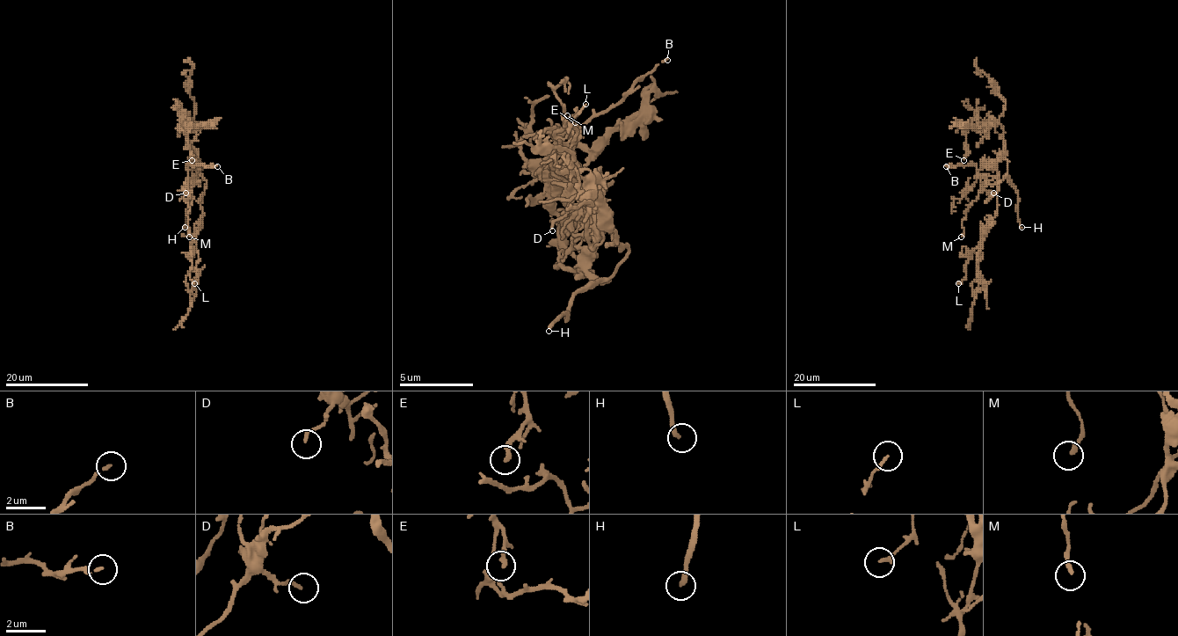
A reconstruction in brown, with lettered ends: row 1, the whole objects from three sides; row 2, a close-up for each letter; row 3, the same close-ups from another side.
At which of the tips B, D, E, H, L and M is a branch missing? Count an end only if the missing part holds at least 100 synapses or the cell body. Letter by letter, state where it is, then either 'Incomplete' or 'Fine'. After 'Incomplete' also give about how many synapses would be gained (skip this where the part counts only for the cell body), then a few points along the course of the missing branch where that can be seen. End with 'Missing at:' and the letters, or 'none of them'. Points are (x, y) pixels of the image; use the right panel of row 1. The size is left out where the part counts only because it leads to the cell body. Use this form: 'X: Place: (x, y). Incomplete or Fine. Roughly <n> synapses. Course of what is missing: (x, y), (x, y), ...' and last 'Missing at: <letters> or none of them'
B: Place: (946, 166). Fine
D: Place: (993, 193). Fine
E: Place: (963, 160). Fine
H: Place: (1021, 227). Incomplete. Roughly 120 synapses. Course of what is missing: (1021, 227), (1021, 242), (1010, 254), (1007, 265), (1015, 283), (1007, 319), (1010, 329)
L: Place: (958, 283). Fine
M: Place: (961, 237). Fine
Missing at: H

